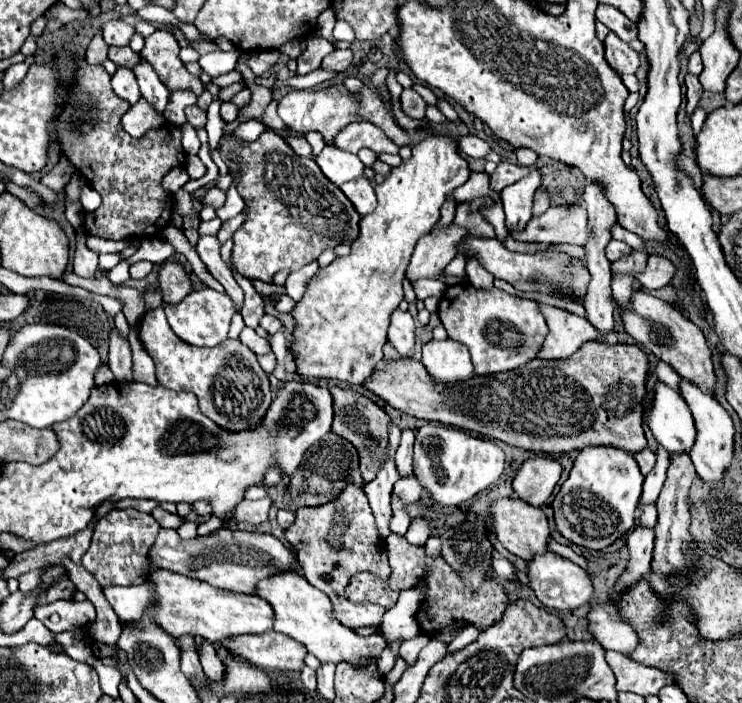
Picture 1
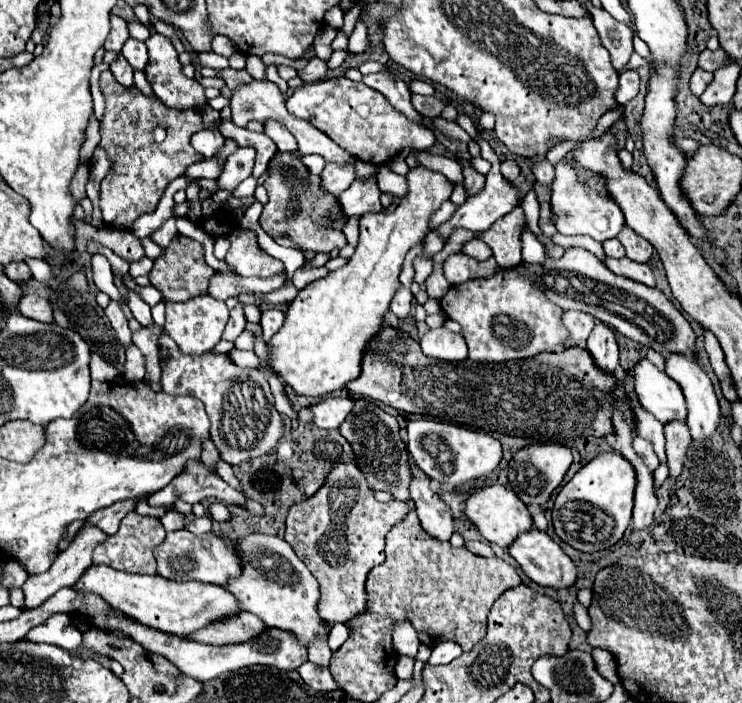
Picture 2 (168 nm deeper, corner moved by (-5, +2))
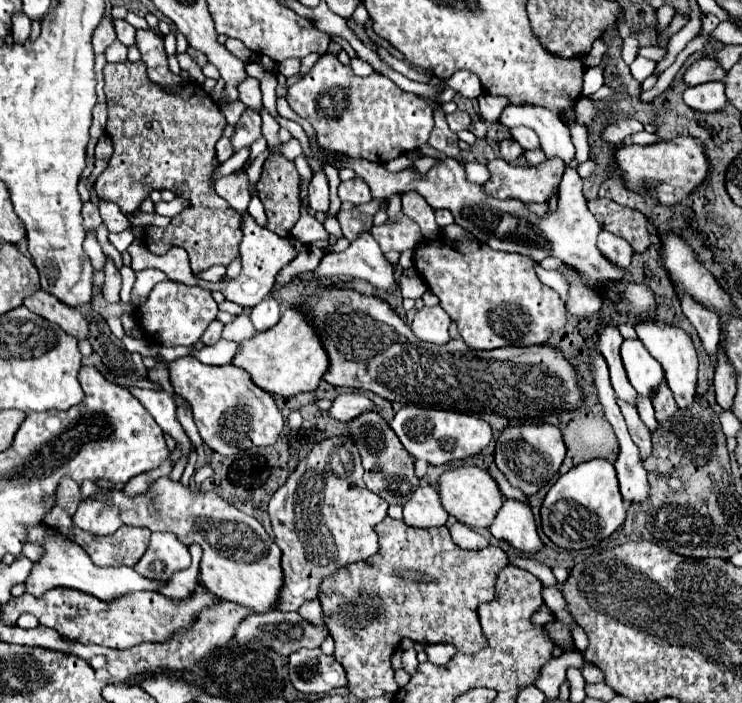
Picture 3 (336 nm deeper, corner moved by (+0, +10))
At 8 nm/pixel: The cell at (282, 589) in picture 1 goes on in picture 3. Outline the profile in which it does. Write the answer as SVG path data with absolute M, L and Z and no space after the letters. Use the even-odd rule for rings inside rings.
M160 477L140 495L130 497L124 491L110 489L108 499L82 499L72 517L74 525L94 535L110 535L122 525L174 533L186 547L192 543L202 547L200 579L212 595L250 607L256 613L266 613L276 605L282 587L282 551L254 517L238 511L218 493L190 489L190 485Z

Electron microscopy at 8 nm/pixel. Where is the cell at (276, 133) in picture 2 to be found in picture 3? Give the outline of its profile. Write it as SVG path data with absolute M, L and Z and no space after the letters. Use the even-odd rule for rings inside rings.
M252 77L244 79L244 83L240 83L238 91L240 91L240 101L246 107L254 107L256 111L260 111L260 107L262 107L262 93L260 93L258 79L252 79Z

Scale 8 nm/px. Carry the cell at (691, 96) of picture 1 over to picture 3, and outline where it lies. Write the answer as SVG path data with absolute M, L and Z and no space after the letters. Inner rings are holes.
M700 59L688 67L688 71L684 73L684 83L700 85L700 83L708 83L708 81L722 81L724 75L726 75L726 71L722 71L718 61Z

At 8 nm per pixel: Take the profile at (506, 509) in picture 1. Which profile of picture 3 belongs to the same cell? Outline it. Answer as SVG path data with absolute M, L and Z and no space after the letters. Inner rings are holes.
M468 465L468 467L454 467L448 469L446 473L440 475L438 479L438 487L436 487L438 495L440 495L440 503L442 507L456 517L460 523L470 525L470 527L490 527L496 511L500 509L502 503L502 493L496 485L496 481L480 467Z

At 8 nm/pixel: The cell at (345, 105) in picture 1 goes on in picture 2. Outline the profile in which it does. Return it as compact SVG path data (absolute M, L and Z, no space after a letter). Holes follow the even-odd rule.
M345 75L301 85L287 99L287 111L299 119L311 121L341 149L373 165L387 163L405 147L425 151L435 143L435 133L429 127L411 123L407 117L395 111L389 101L381 97L381 93L369 89L365 83L355 83Z

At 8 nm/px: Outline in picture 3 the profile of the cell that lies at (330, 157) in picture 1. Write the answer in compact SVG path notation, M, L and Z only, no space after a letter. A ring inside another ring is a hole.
M322 171L316 173L312 177L312 181L310 181L308 203L310 203L310 209L328 213L328 205L330 205L330 199L328 199L328 181L326 181L326 175Z

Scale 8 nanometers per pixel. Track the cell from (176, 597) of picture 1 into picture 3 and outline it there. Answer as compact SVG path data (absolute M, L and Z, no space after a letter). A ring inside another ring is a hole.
M38 525L36 529L28 529L28 541L26 543L36 543L42 545L44 553L38 561L34 561L32 571L26 579L26 591L34 597L40 597L44 591L52 589L52 587L70 587L70 589L78 589L84 593L90 593L102 601L110 601L116 599L124 593L132 593L132 591L156 591L160 589L164 583L160 581L150 581L142 575L138 575L132 567L112 567L112 569L102 569L92 565L90 557L86 555L86 551L82 547L78 547L76 543L66 541L62 535L48 535L44 525Z

